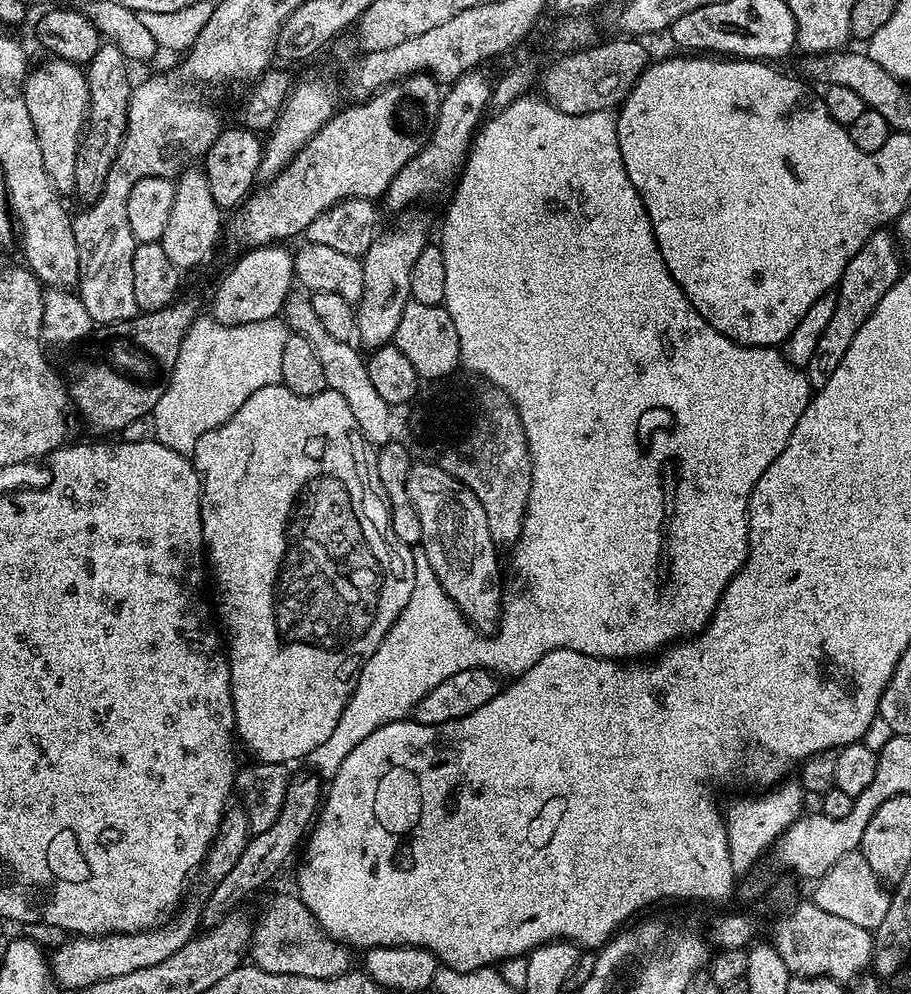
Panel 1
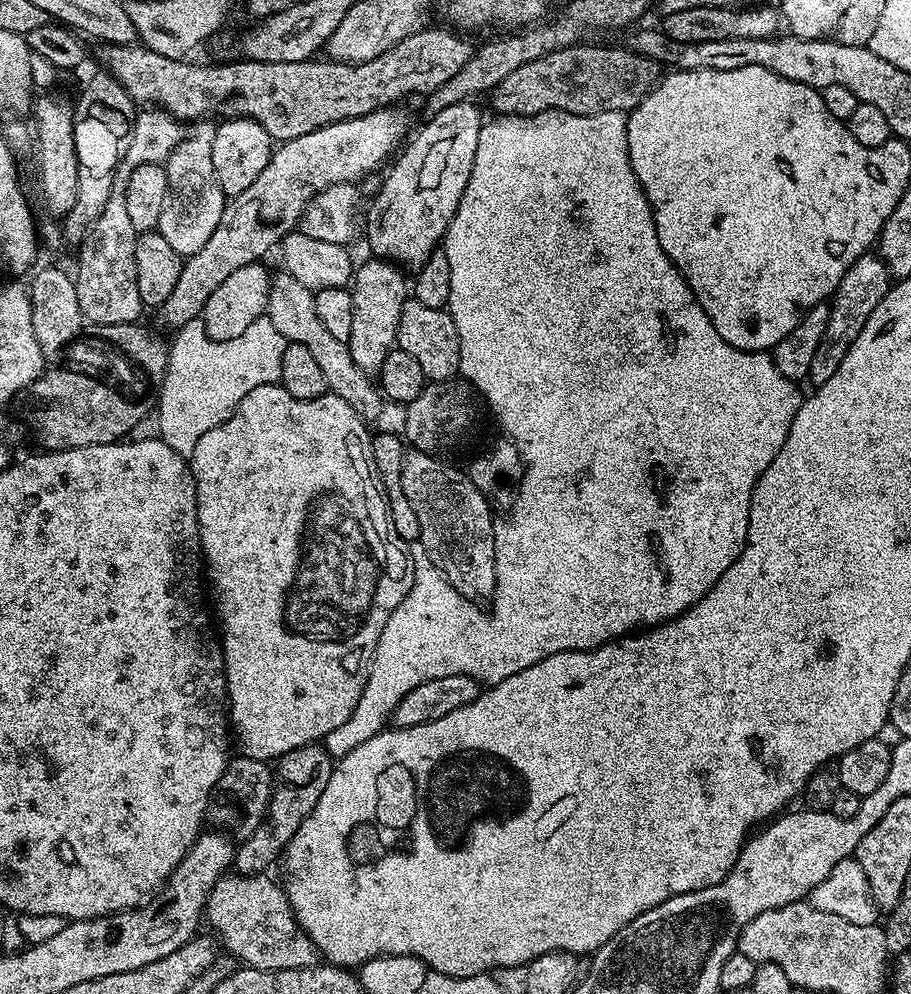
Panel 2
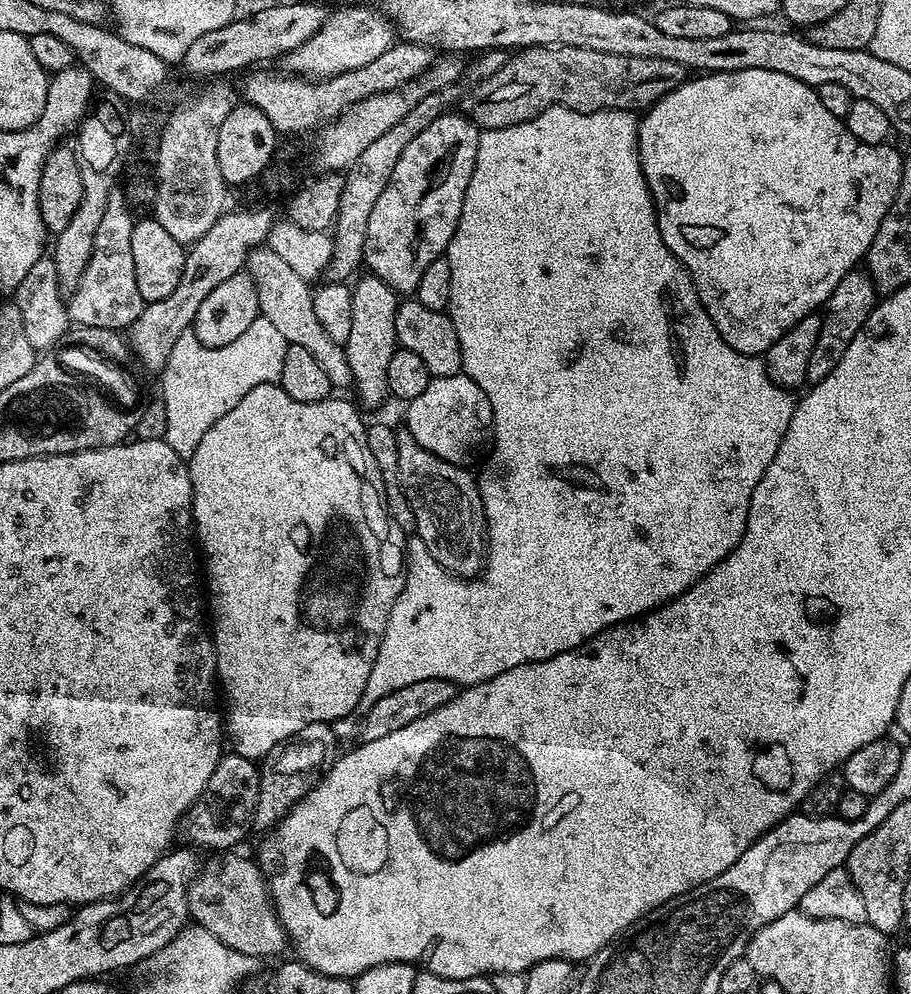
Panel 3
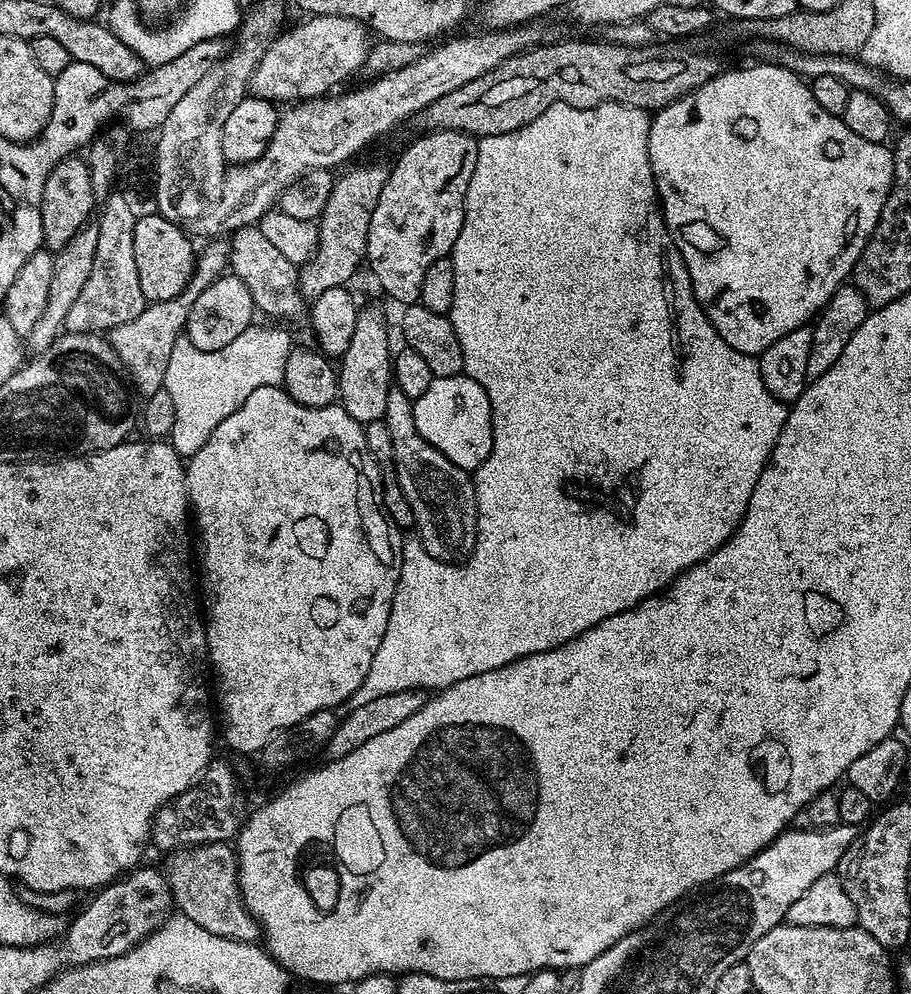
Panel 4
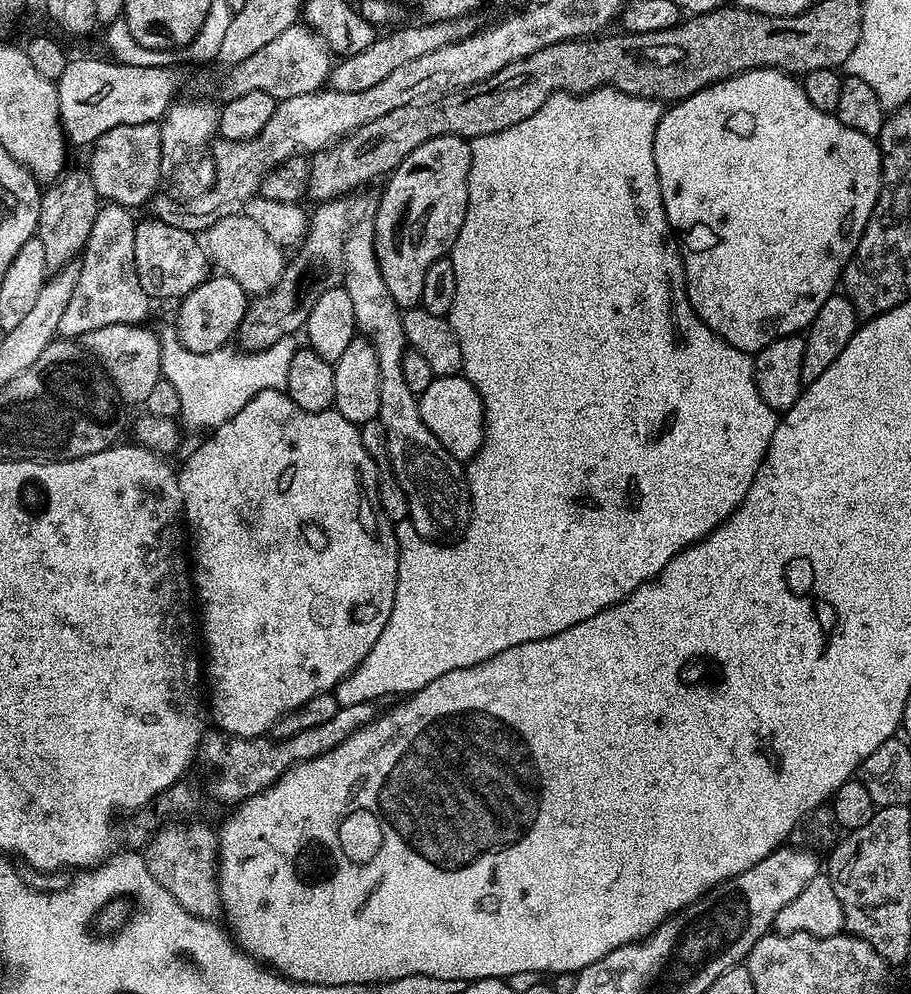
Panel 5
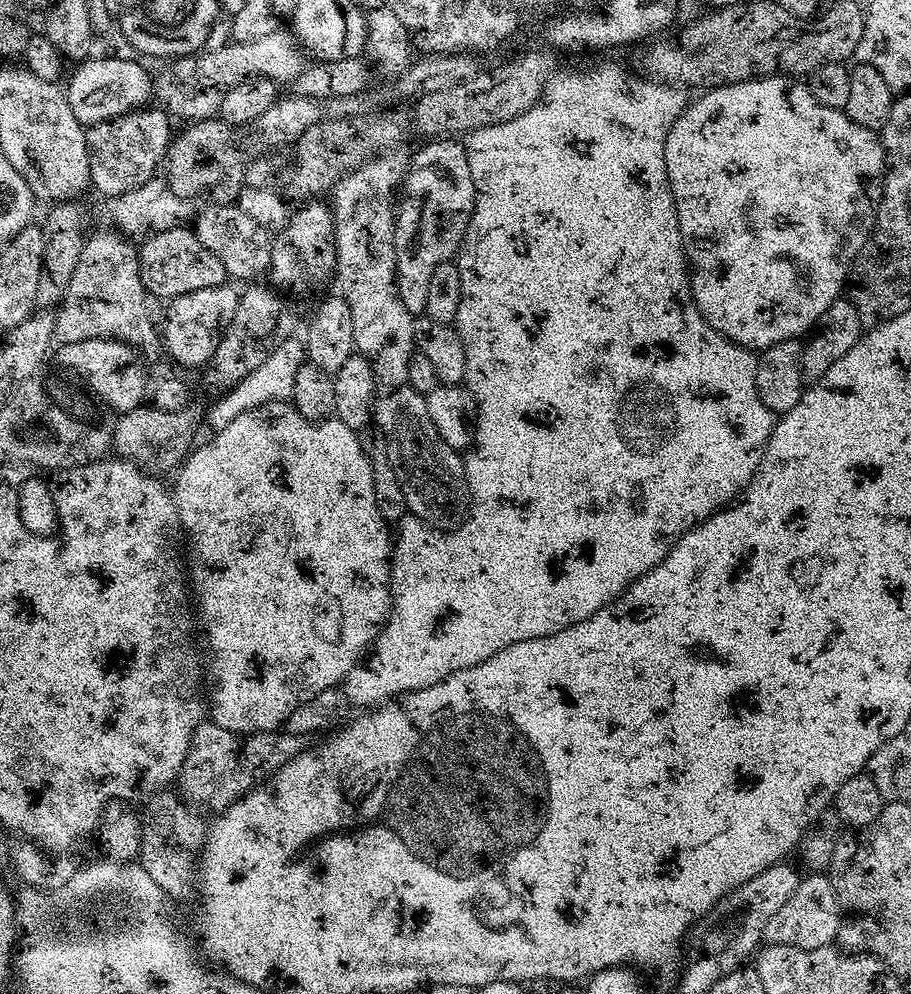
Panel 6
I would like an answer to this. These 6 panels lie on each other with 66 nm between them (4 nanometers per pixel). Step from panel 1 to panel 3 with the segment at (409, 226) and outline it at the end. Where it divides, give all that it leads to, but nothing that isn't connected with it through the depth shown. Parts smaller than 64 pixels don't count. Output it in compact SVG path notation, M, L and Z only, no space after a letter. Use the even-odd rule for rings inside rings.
M371 274L361 275L356 282L357 284L354 284L352 288L354 314L350 325L350 338L346 338L346 342L343 344L344 353L346 362L350 362L352 388L357 396L355 399L365 409L367 409L366 407L376 408L390 396L386 382L386 369L390 366L390 358L394 358L398 347L394 326L398 293L386 282Z

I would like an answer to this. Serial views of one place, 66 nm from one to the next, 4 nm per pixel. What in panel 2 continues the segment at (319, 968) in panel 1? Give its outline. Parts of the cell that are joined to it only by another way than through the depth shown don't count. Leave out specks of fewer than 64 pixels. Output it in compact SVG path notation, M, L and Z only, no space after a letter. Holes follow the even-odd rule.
M225 874L208 892L208 901L204 903L204 916L212 923L211 931L240 959L241 965L254 970L298 970L310 968L317 963L318 953L314 942L302 930L296 920L294 910L288 901L288 893L279 883L271 880L271 875L242 876L239 874Z

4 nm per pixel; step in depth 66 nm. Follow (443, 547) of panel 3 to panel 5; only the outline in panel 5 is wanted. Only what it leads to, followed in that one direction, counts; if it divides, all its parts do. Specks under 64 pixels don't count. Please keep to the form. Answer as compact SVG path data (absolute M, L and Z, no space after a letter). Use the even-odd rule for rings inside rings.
M357 219L344 243L344 278L342 286L346 294L350 294L350 303L354 305L354 318L359 335L369 340L378 354L380 370L380 414L378 419L386 426L386 442L388 443L388 462L390 471L402 486L408 503L410 523L422 538L437 542L452 542L464 535L468 529L468 519L472 516L472 495L468 489L466 468L459 460L444 449L442 442L430 434L430 430L422 422L420 401L418 397L402 382L402 358L408 348L408 339L402 330L402 308L390 298L390 290L386 290L386 282L382 280L382 270L376 257L376 230L371 223Z

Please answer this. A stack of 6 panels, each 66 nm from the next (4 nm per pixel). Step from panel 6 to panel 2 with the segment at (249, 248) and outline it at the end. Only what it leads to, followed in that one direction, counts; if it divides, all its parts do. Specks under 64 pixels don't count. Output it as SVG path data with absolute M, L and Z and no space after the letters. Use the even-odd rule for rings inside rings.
M281 271L272 281L272 289L268 295L268 320L274 322L274 327L278 329L278 334L284 336L285 341L290 344L301 344L314 354L318 361L318 367L326 377L328 392L344 401L350 402L354 406L356 413L365 422L373 422L380 416L380 400L382 393L374 383L373 377L368 376L362 370L358 370L358 362L350 358L350 350L345 341L334 338L334 334L326 331L326 326L322 326L318 319L318 313L314 310L314 294L298 278L294 278L289 272Z

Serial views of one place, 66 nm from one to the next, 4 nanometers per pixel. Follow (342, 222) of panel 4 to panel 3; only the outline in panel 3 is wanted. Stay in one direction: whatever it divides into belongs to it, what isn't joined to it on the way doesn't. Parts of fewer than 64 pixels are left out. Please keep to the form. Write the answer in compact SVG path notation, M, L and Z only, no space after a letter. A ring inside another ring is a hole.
M459 83L451 84L445 88L439 88L428 94L426 98L419 100L408 111L406 118L394 122L394 126L390 126L390 130L387 130L382 137L375 139L347 170L344 176L342 202L338 206L336 223L330 232L332 257L328 272L333 281L347 281L349 279L347 276L355 277L361 271L359 268L362 268L364 264L366 226L370 226L370 214L374 211L374 202L378 202L382 190L386 190L386 182L390 182L390 174L394 174L394 166L398 166L398 158L402 158L402 150L406 150L406 146L410 142L414 142L414 138L418 138L418 134L422 134L422 130L426 130L426 126L430 126L430 122L434 122L453 106L461 103L460 87Z

